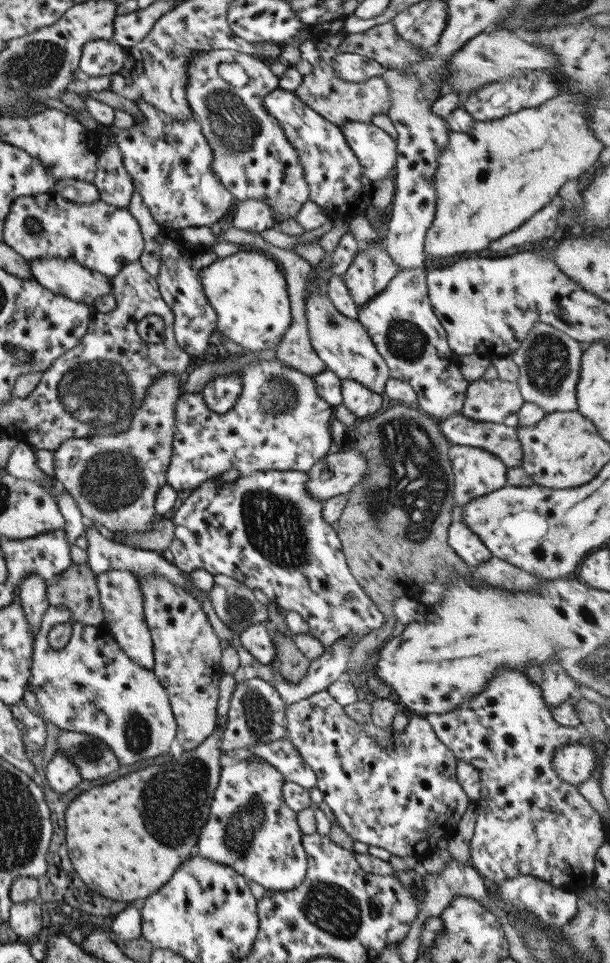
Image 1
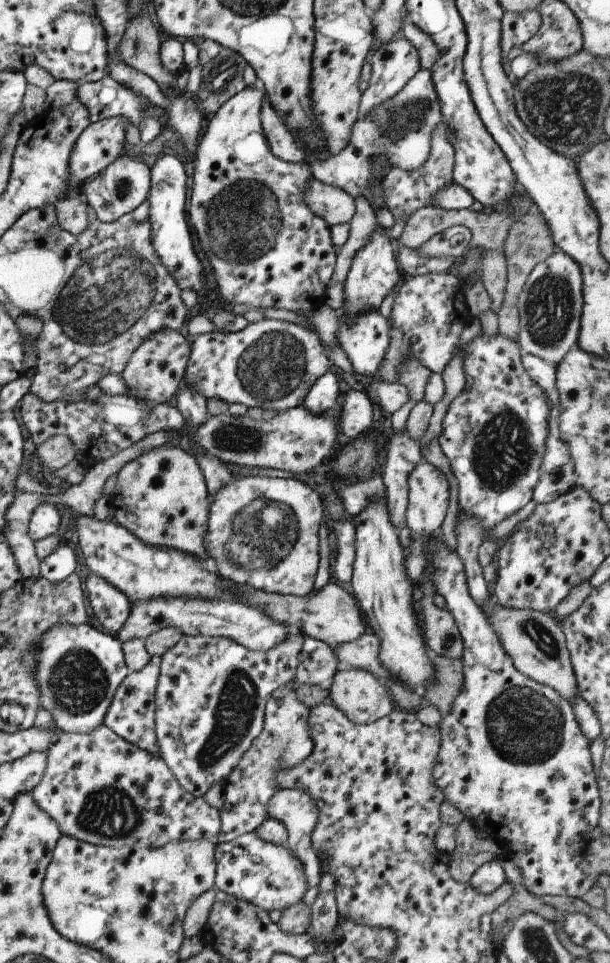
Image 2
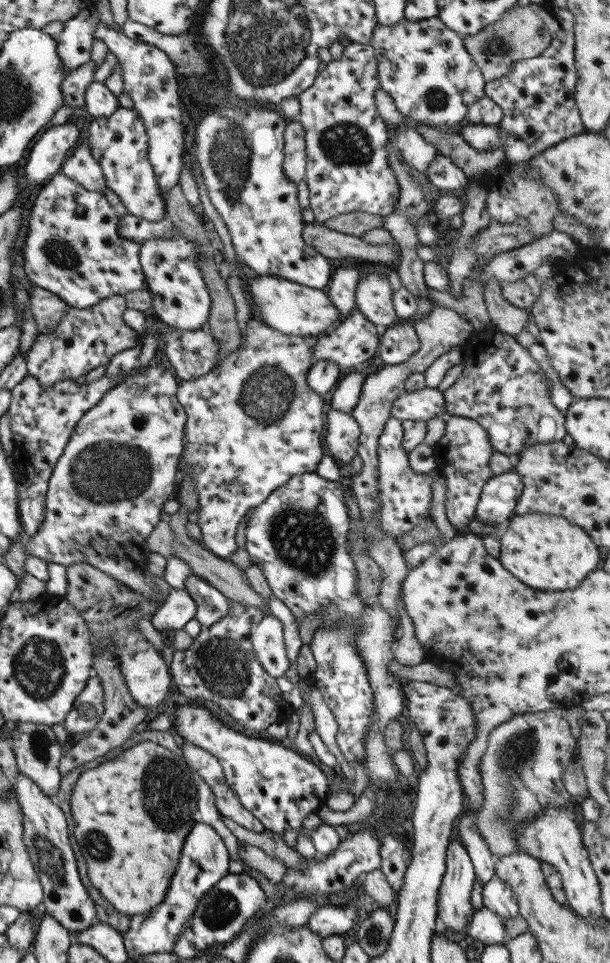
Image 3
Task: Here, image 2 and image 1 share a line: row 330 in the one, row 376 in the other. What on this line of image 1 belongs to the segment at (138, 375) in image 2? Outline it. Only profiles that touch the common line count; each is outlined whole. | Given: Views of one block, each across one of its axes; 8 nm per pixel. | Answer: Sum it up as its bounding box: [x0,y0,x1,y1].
[50,373,183,536]

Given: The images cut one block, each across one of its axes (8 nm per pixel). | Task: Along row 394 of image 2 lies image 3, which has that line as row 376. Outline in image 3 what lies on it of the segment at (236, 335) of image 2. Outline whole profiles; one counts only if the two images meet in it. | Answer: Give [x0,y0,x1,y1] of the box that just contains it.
[176,318,325,560]

